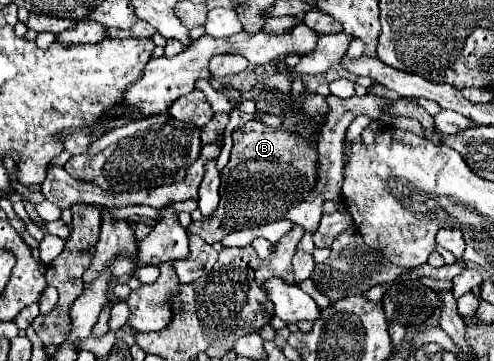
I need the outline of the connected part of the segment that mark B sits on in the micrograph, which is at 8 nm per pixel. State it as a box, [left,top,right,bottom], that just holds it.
[187,120,317,244]

